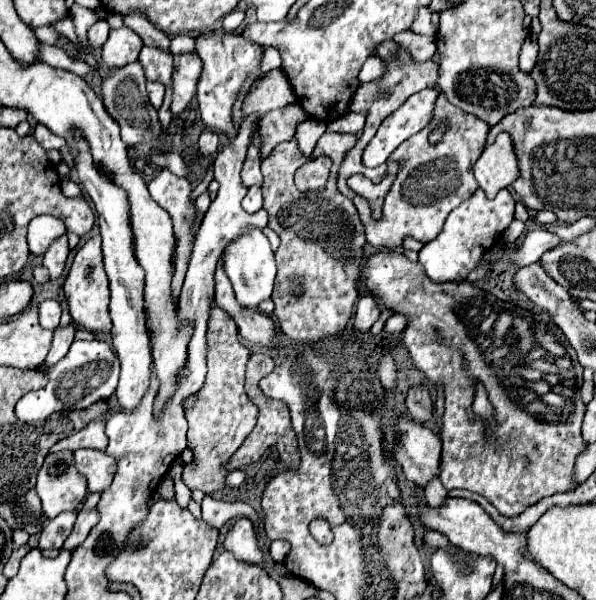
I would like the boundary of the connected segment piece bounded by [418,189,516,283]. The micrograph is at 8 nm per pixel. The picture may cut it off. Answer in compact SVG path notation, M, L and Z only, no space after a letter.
M478 189L460 207L452 209L438 237L426 243L418 253L418 261L424 265L426 275L436 283L464 279L474 269L476 259L480 259L480 255L484 255L484 251L492 247L492 243L498 243L502 239L504 229L514 219L514 203L516 201L512 199L508 189L502 189L496 199L486 199L484 191Z

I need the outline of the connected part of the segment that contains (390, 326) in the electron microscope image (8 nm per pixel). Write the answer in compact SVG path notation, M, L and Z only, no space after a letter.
M394 315L394 317L390 317L386 321L384 331L388 331L388 333L402 333L406 329L406 325L408 325L408 319L404 315Z

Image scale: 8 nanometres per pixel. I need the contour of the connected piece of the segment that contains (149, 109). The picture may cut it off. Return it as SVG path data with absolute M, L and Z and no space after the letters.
M138 61L128 63L126 67L120 67L120 69L112 69L102 79L102 103L104 103L106 111L110 113L110 117L116 119L116 123L120 125L120 135L126 145L158 143L162 139L166 141L166 137L160 131L160 121L158 121L156 109L152 107L152 103L148 103L146 77L144 77L144 69Z

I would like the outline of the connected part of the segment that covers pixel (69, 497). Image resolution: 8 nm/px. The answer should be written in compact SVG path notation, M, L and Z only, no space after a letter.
M48 453L36 481L36 491L42 499L42 509L48 519L64 511L78 509L86 499L86 477L76 471L74 453Z

